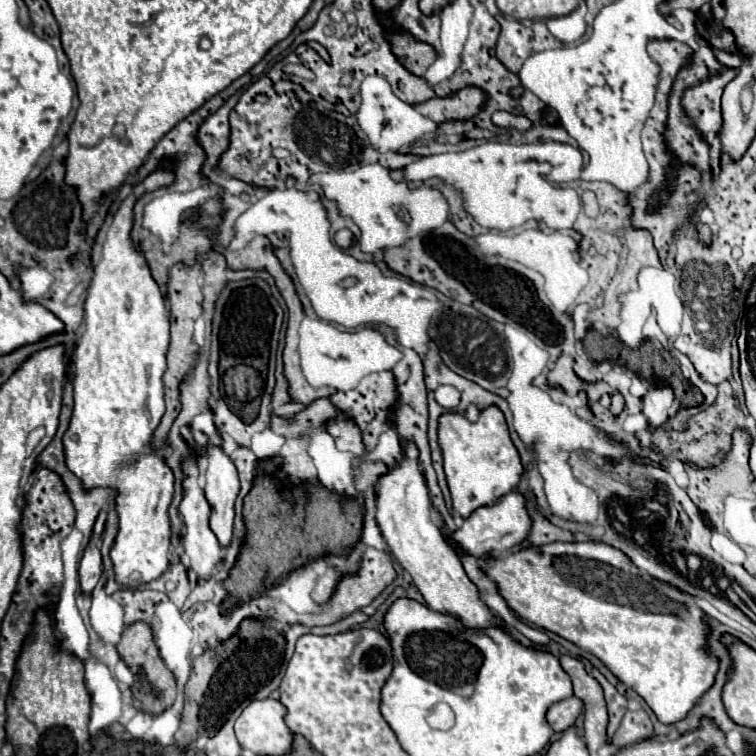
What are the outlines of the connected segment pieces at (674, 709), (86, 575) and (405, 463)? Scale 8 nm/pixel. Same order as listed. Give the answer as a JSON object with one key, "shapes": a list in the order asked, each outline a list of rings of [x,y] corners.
{"shapes":[[[[553,542],[545,546],[527,546],[497,560],[493,566],[487,564],[487,574],[497,580],[499,592],[513,612],[525,622],[559,634],[581,650],[597,656],[615,678],[627,688],[633,688],[649,704],[663,724],[685,720],[699,698],[715,684],[719,658],[711,654],[707,644],[711,628],[705,624],[705,612],[693,598],[639,570],[621,550],[605,542]]],[[[91,546],[83,552],[83,558],[79,562],[81,594],[91,592],[91,588],[95,588],[99,578],[101,578],[101,554],[99,554],[97,546]]],[[[403,444],[403,460],[395,464],[391,472],[381,476],[377,486],[377,524],[381,534],[397,558],[397,562],[407,570],[415,588],[423,594],[427,606],[435,612],[455,616],[463,626],[473,630],[487,630],[491,626],[501,626],[503,622],[489,610],[481,600],[477,586],[469,580],[463,564],[455,552],[447,546],[441,530],[431,522],[431,498],[427,484],[419,466],[415,464],[415,448]]]]}

